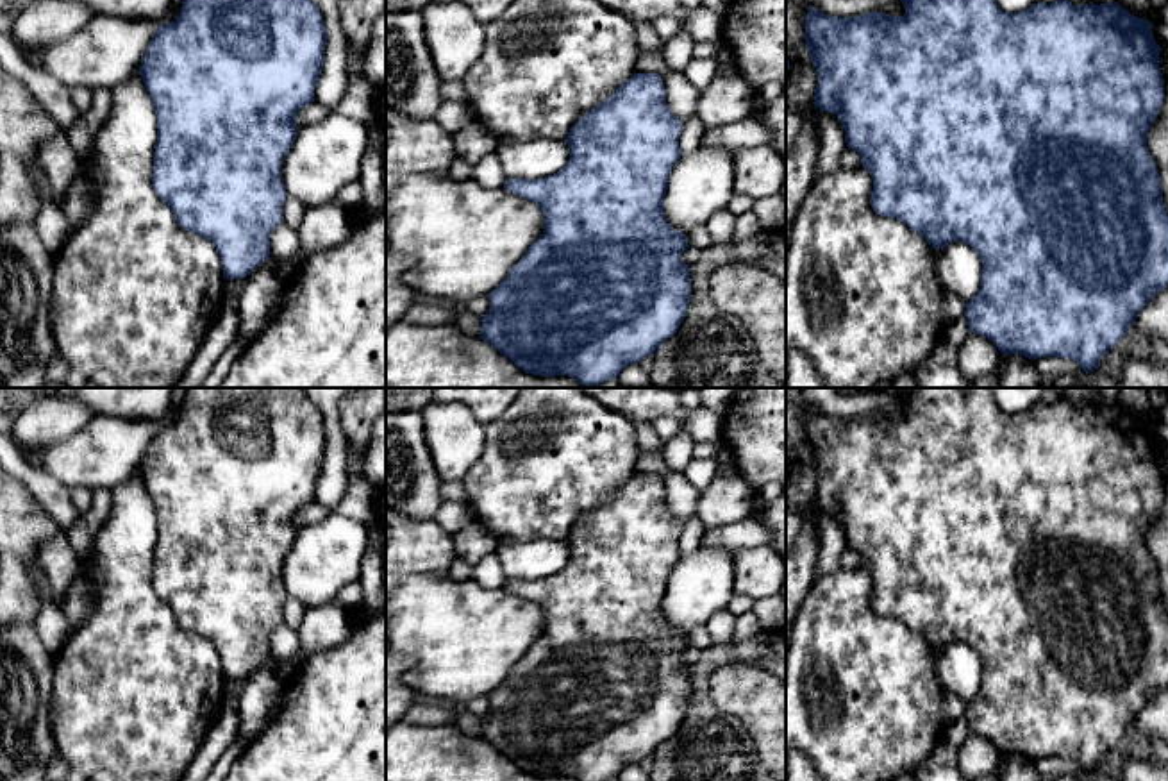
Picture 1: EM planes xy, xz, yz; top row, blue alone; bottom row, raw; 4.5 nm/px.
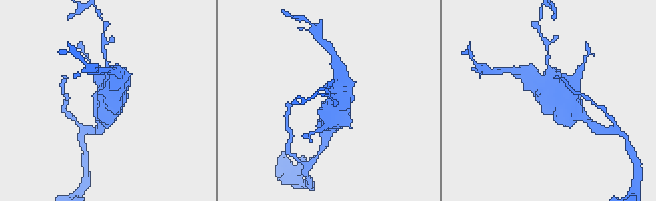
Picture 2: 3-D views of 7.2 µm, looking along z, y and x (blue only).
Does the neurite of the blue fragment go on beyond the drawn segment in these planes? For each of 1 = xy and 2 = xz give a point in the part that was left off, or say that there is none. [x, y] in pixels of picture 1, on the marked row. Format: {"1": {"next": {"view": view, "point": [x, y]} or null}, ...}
{"1": {"next": null}, "2": {"next": null}}

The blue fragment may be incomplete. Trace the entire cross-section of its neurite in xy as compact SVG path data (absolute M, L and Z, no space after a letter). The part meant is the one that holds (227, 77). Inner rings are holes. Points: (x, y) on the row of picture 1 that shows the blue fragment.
M182 0L179 18L157 29L143 55L139 75L157 114L152 186L159 198L171 209L180 227L207 238L216 247L225 279L245 279L270 257L270 234L282 223L282 207L288 197L282 182L282 163L298 132L296 113L314 102L314 88L325 63L325 43L325 20L313 0Z

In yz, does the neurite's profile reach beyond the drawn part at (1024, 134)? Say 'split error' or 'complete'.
complete

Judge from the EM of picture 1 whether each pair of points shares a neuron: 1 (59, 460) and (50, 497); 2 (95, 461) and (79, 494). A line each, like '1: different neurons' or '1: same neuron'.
1: different neurons
2: different neurons

